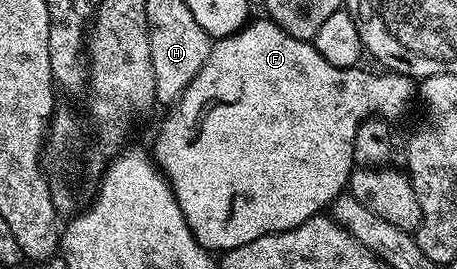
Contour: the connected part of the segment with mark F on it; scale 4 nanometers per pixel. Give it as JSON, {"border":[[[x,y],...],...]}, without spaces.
{"border":[[[257,19],[251,20],[240,31],[236,31],[231,37],[219,37],[211,44],[210,54],[208,59],[204,63],[204,67],[200,67],[200,71],[196,75],[196,79],[192,79],[192,83],[188,83],[188,87],[180,95],[180,99],[174,102],[170,113],[162,121],[162,126],[158,129],[158,138],[154,141],[154,149],[152,148],[152,156],[158,166],[161,169],[163,175],[167,181],[170,182],[172,191],[176,195],[176,203],[180,203],[180,211],[184,211],[184,219],[188,223],[188,227],[192,231],[192,235],[201,245],[211,251],[225,251],[228,249],[235,249],[236,247],[244,247],[244,243],[252,243],[252,239],[260,239],[264,235],[272,235],[273,233],[283,233],[288,231],[292,227],[296,227],[300,223],[304,223],[308,219],[319,216],[337,197],[343,196],[344,190],[349,186],[350,174],[355,168],[354,164],[354,140],[356,139],[356,131],[360,127],[360,123],[366,120],[367,117],[379,116],[383,119],[395,119],[410,105],[410,100],[413,102],[416,97],[416,85],[411,78],[393,71],[382,71],[382,74],[369,73],[368,70],[362,69],[363,67],[355,67],[352,69],[345,69],[344,67],[332,67],[332,63],[328,63],[328,59],[324,59],[324,55],[320,55],[320,51],[316,51],[316,47],[313,43],[308,41],[301,41],[296,39],[292,35],[288,35],[288,31],[284,31],[278,26],[275,21],[269,19]]]}

